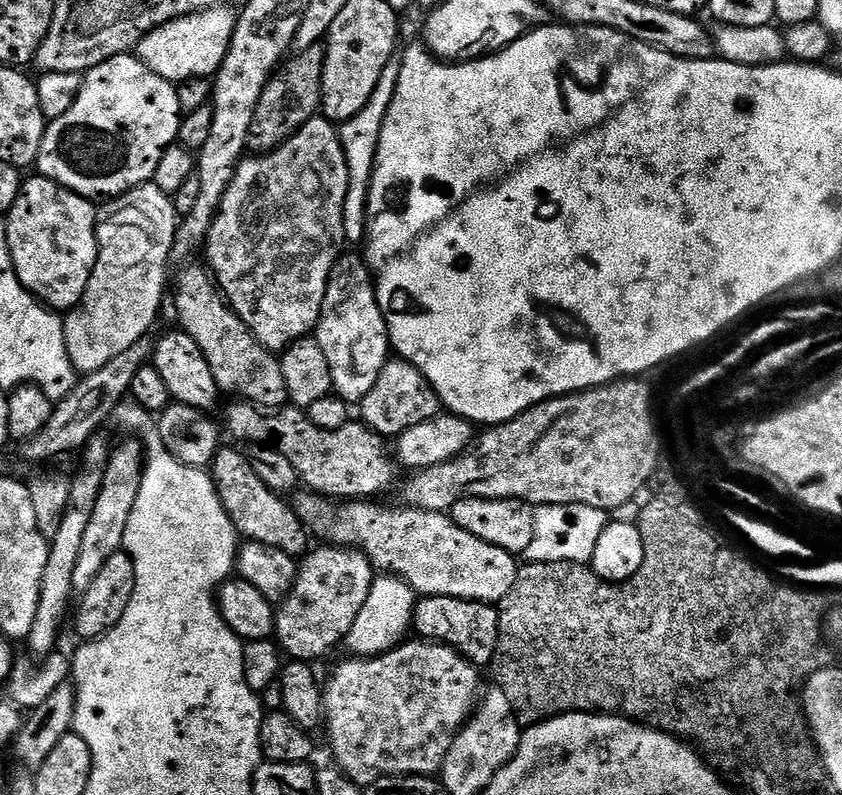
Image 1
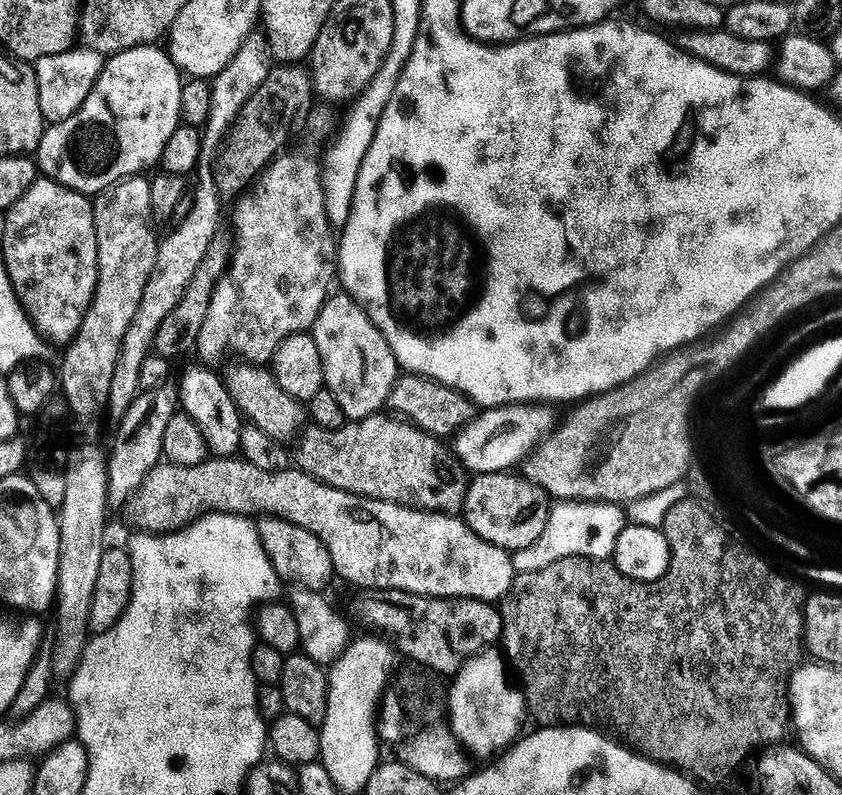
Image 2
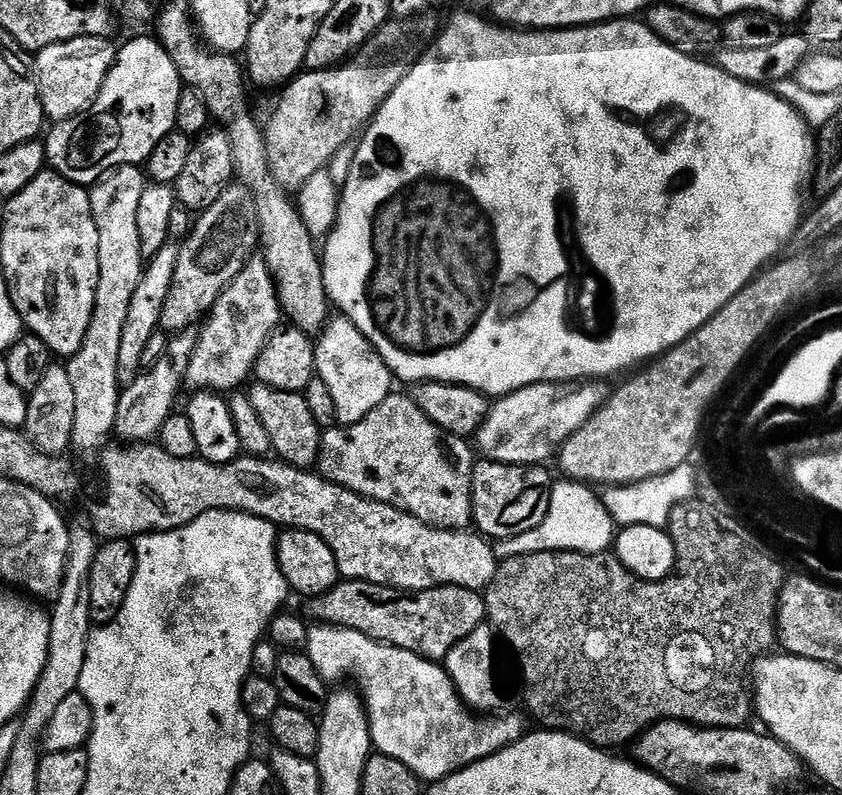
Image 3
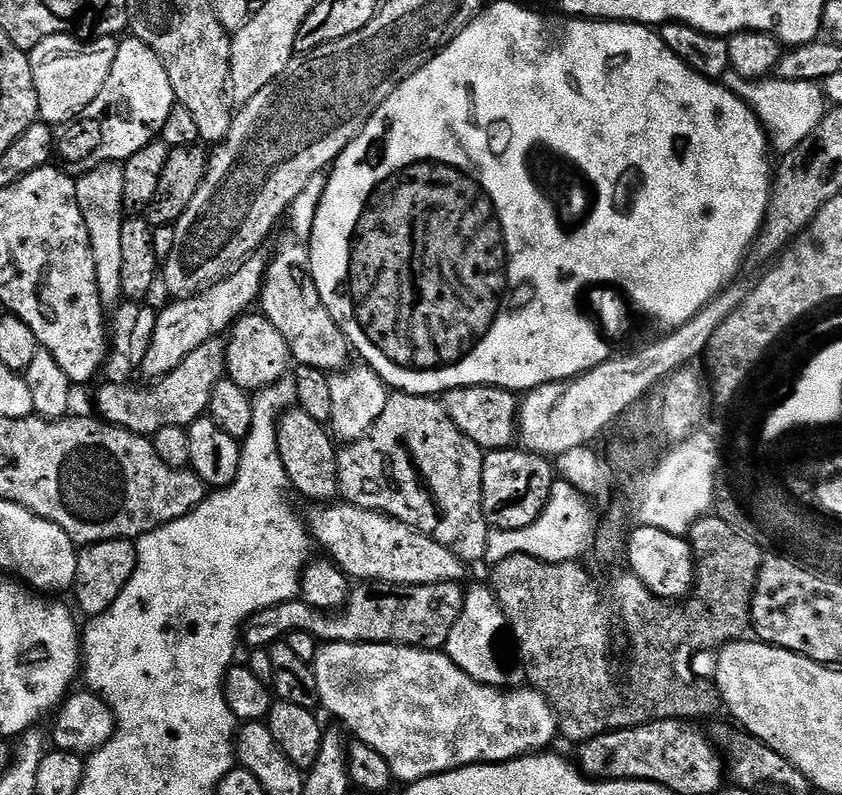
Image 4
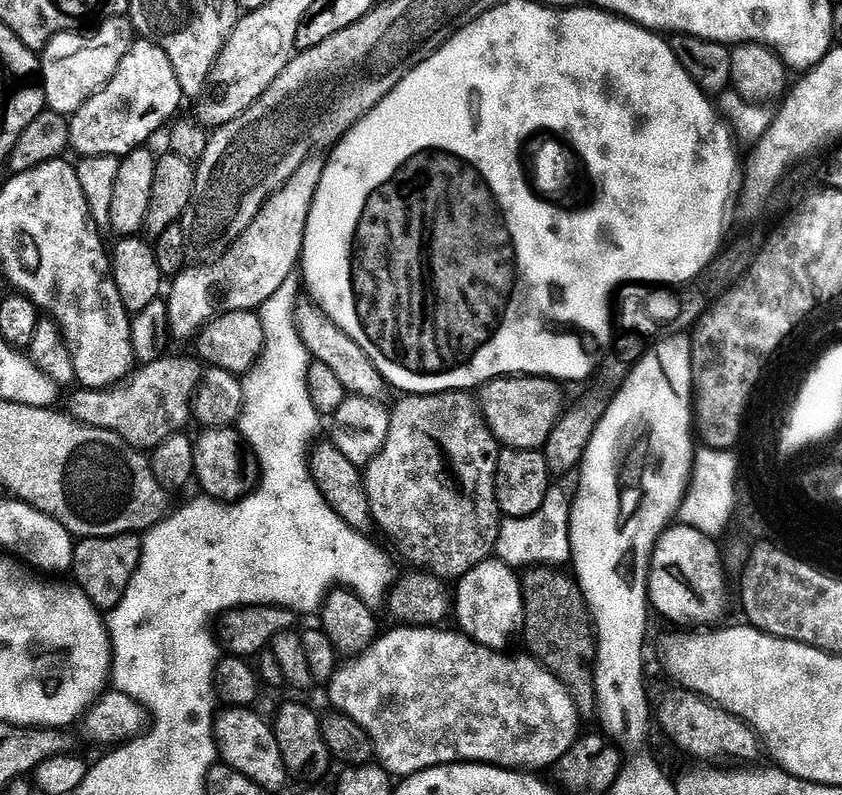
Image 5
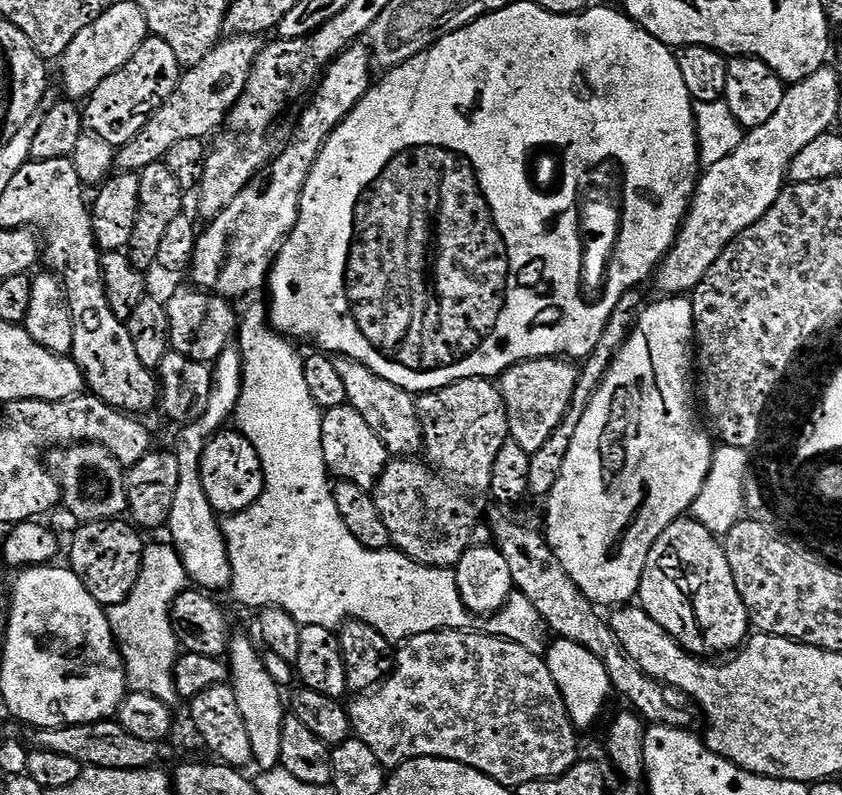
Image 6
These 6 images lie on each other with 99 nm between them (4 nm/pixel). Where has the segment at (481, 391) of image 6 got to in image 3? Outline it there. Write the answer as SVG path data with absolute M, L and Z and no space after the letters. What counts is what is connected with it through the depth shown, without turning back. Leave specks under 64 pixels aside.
M389 394L379 406L370 410L370 414L366 414L366 418L362 418L362 422L327 429L320 441L319 471L324 479L347 492L376 500L379 504L388 504L431 528L467 529L473 523L471 487L465 477L464 480L460 477L451 458L444 456L444 448L440 445L441 433L432 420L426 418L409 397L407 400L396 395Z

